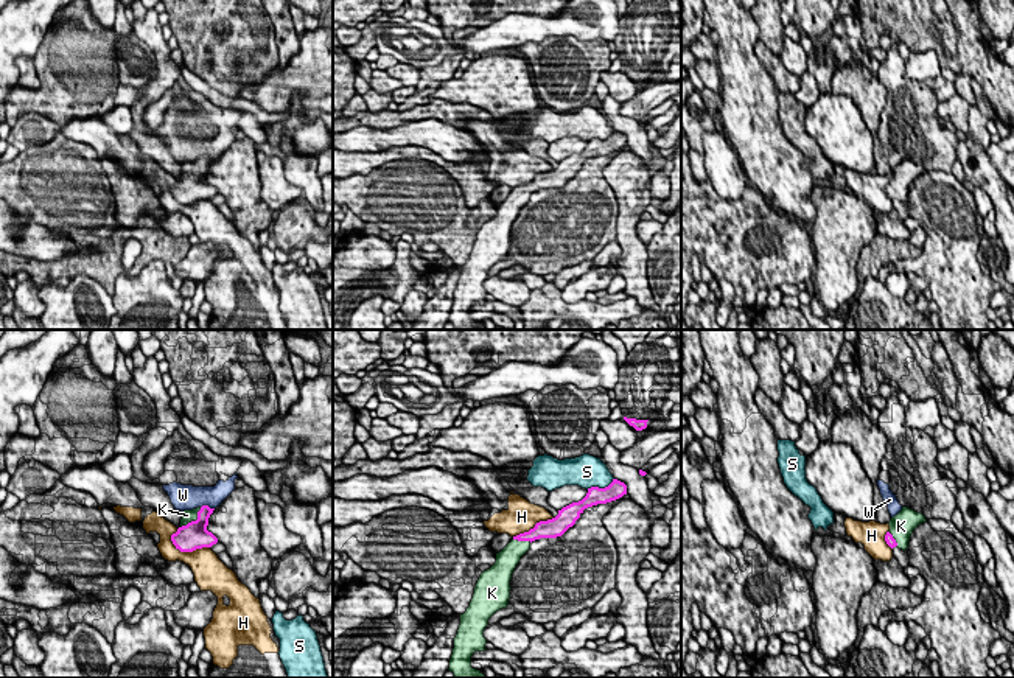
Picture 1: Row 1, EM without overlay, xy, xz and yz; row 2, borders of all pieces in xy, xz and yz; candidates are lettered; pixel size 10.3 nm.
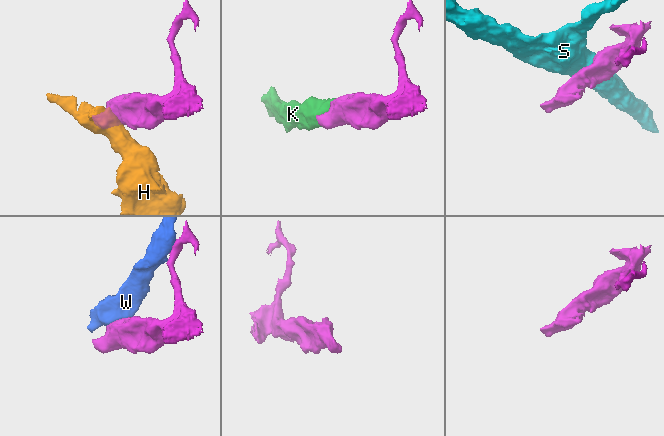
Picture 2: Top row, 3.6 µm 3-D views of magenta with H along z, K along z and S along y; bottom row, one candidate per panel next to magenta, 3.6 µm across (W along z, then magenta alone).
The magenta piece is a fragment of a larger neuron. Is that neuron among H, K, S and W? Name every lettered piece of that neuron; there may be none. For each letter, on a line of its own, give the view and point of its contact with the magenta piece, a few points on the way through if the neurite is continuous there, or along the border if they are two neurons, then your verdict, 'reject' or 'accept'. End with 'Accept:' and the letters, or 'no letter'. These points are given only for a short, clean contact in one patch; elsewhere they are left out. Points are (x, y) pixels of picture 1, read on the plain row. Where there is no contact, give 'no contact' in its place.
H: contact xy (187, 202); reject
K: contact xy (193, 173); accept
S: contact xz (601, 140); reject
W: contact xy (207, 157); border xy (201, 157), (213, 160); reject
Accept: K

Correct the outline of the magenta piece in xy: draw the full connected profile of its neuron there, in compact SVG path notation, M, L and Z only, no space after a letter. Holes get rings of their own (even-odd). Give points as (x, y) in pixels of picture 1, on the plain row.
M202 157L193 162L184 162L180 179L171 187L171 193L180 204L193 204L202 199L212 199L218 190L207 182L208 170L215 160Z

